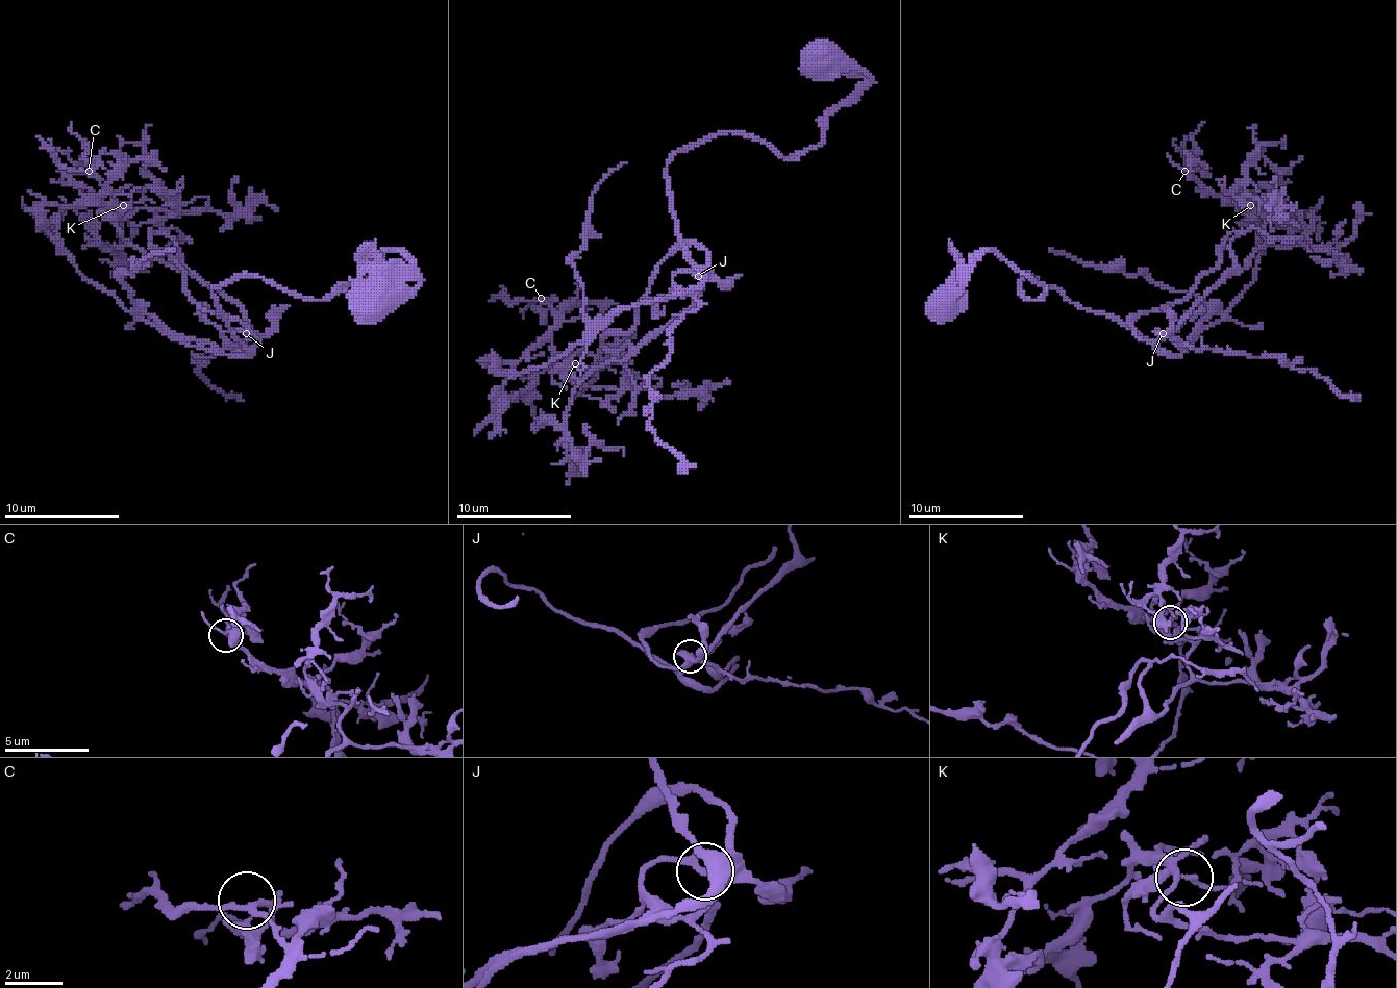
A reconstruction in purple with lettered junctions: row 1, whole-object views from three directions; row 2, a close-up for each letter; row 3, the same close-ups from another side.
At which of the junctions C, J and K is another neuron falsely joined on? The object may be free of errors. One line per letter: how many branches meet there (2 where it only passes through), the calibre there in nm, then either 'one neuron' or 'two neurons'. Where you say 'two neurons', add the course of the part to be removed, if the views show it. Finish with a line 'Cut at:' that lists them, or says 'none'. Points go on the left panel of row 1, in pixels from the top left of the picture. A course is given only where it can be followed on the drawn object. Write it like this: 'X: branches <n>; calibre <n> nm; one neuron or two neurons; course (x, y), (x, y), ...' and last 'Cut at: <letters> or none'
C: branches 4; calibre 170 nm; one neuron
J: branches 4; calibre 190 nm; one neuron
K: branches 4; calibre 240 nm; one neuron
Cut at: none

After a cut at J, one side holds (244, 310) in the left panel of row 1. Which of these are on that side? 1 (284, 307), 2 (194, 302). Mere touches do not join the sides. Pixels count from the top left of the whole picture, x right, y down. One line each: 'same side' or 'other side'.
1: other side
2: same side

